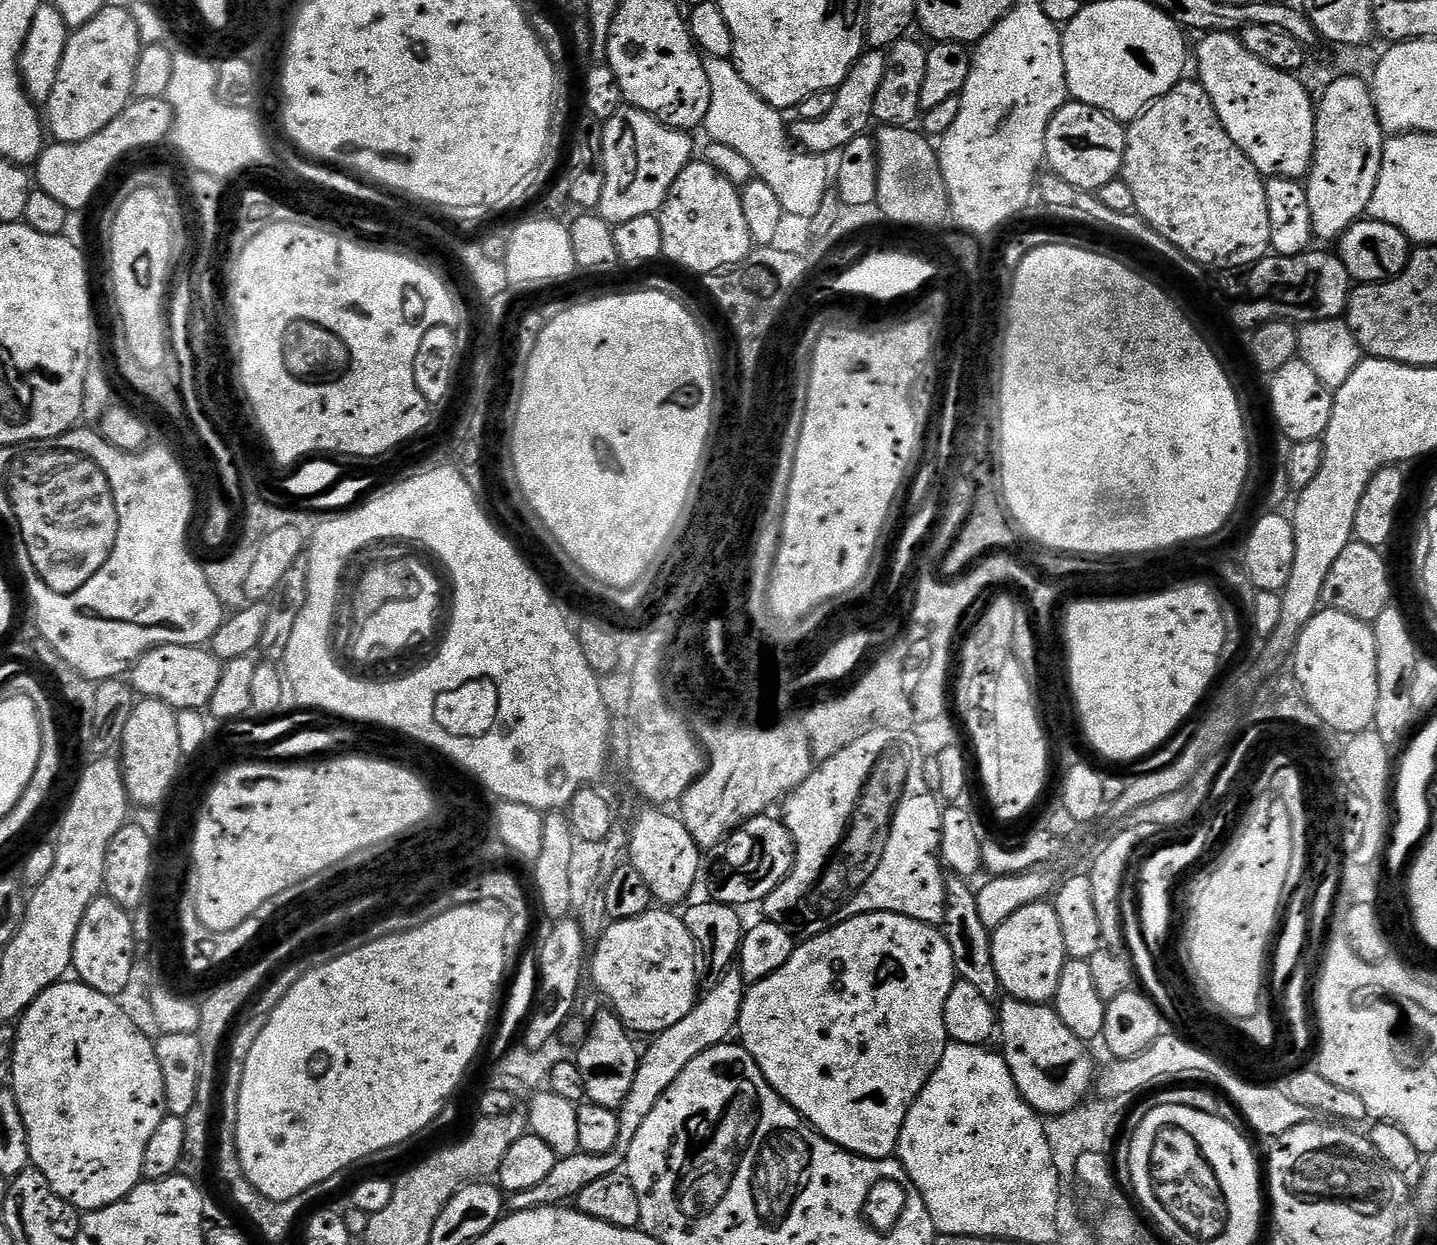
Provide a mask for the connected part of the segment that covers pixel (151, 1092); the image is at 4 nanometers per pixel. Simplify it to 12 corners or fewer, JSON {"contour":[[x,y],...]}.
{"contour":[[68,978],[14,1032],[31,1167],[126,1198],[166,1115],[156,1045]]}

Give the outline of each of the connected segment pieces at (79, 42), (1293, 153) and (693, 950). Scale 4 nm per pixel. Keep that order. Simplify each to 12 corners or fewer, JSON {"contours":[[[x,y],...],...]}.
{"contours":[[[105,6],[69,35],[46,128],[94,138],[132,103],[140,27]],[[1209,32],[1194,68],[1265,178],[1307,177],[1316,108],[1291,72]],[[656,906],[611,921],[590,956],[633,1033],[698,1003],[698,949]]]}

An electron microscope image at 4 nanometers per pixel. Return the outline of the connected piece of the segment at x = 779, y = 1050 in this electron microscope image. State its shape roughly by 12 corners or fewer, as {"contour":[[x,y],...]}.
{"contour":[[867,912],[738,1040],[831,1144],[897,1151],[950,1043],[939,927]]}

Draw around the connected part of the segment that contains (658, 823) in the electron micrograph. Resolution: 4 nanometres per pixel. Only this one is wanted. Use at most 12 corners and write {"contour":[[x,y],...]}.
{"contour":[[679,815],[636,820],[631,867],[653,901],[680,904],[702,876],[702,849]]}

